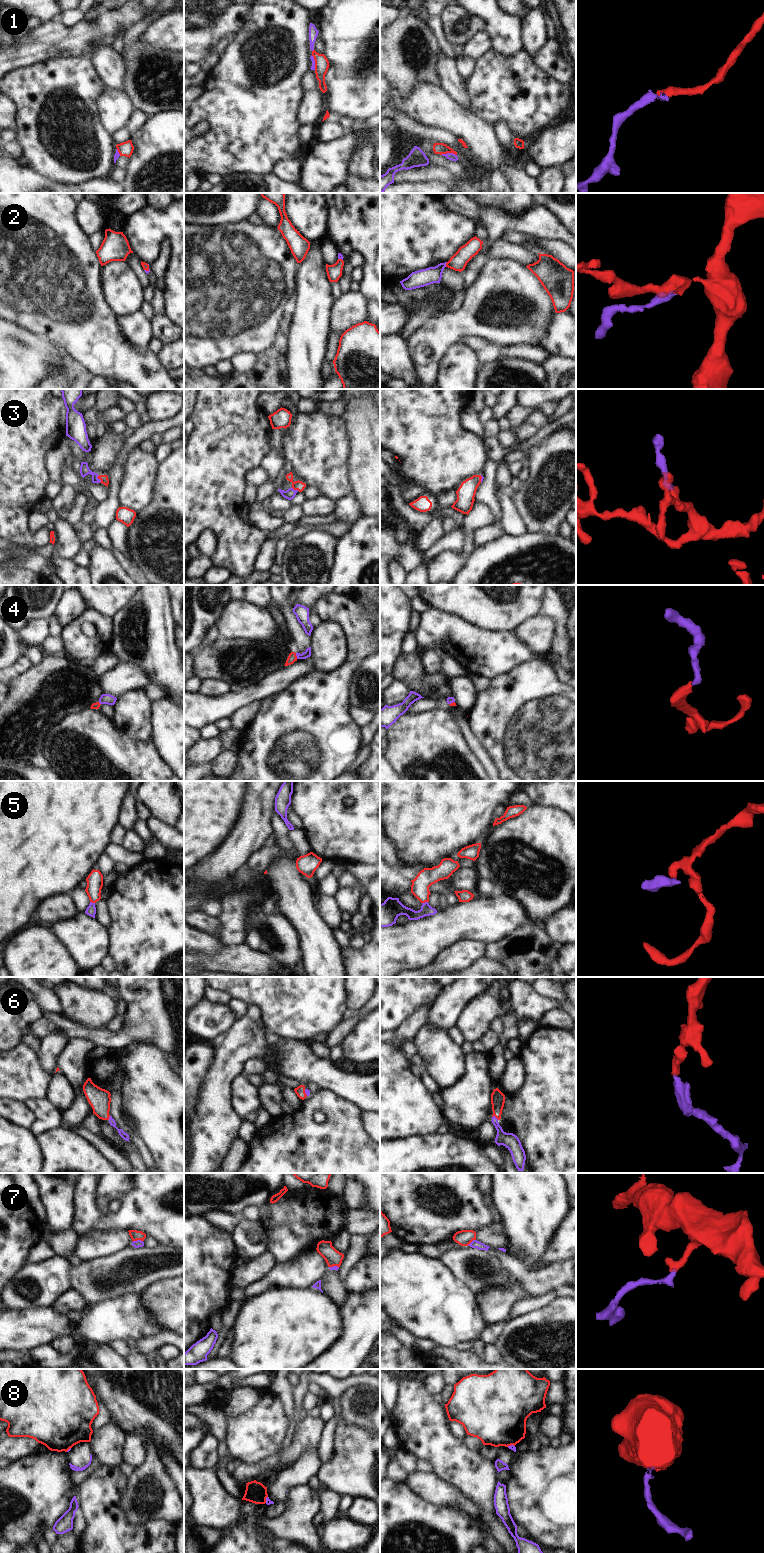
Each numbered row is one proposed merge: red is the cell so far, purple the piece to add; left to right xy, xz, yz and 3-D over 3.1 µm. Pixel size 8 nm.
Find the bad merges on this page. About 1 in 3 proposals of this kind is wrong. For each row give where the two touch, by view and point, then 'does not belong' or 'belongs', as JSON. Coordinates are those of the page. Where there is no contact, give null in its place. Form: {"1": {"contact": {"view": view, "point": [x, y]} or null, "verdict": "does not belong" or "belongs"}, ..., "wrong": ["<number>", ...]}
{"1": {"contact": {"view": "yz", "point": [449, 152]}, "verdict": "belongs"}, "2": {"contact": {"view": "yz", "point": [446, 264]}, "verdict": "belongs"}, "3": {"contact": {"view": "xy", "point": [99, 478]}, "verdict": "belongs"}, "4": {"contact": {"view": "xz", "point": [296, 656]}, "verdict": "belongs"}, "5": {"contact": {"view": "yz", "point": [424, 902]}, "verdict": "belongs"}, "6": {"contact": {"view": "yz", "point": [495, 1116]}, "verdict": "belongs"}, "7": {"contact": {"view": "xy", "point": [137, 1239]}, "verdict": "does not belong"}, "8": {"contact": {"view": "yz", "point": [510, 1445]}, "verdict": "does not belong"}, "wrong": ["7", "8"]}

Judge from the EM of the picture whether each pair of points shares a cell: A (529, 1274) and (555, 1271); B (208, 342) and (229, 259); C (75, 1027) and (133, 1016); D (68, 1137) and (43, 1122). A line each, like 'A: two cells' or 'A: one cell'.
A: one cell
B: one cell
C: one cell
D: two cells

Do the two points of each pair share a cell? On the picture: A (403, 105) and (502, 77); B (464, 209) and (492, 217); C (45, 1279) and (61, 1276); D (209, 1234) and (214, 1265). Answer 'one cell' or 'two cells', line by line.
A: two cells
B: one cell
C: one cell
D: one cell

